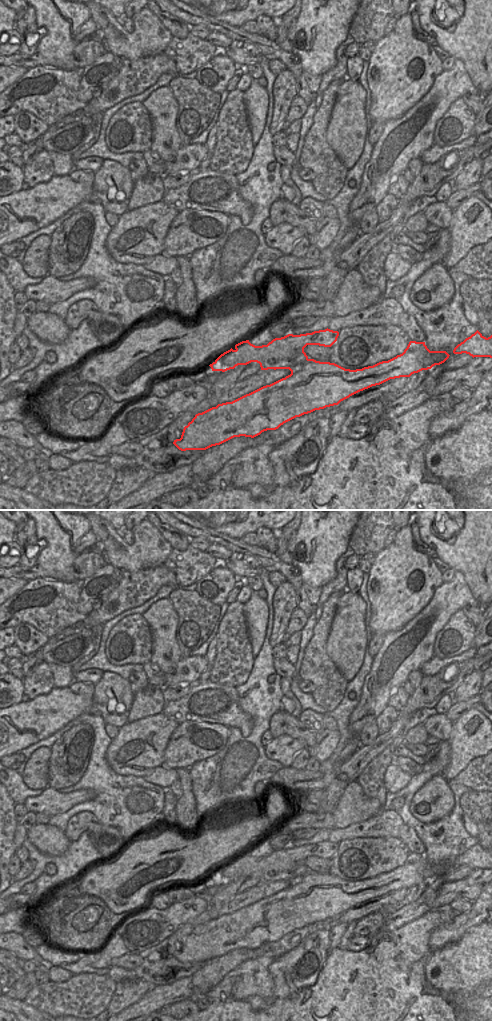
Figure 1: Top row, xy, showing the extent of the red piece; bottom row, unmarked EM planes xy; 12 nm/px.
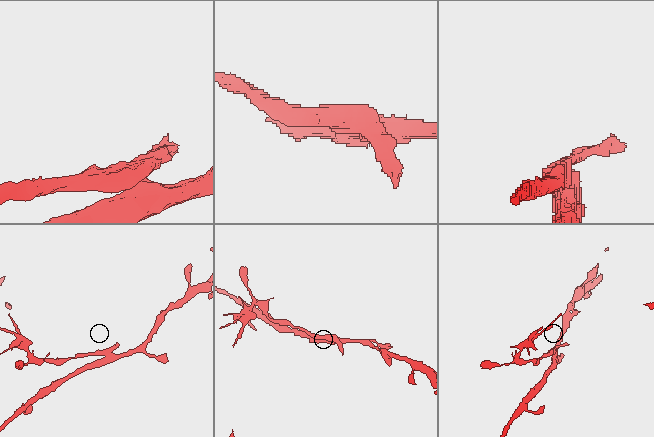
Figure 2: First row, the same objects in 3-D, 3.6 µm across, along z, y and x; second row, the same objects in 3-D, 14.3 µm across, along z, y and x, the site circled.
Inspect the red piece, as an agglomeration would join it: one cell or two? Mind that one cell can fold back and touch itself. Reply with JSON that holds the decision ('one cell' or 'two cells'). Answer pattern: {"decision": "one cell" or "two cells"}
{"decision": "two cells"}

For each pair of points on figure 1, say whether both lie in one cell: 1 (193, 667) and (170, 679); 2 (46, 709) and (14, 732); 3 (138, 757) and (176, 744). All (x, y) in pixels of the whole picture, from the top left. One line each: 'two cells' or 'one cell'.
1: one cell
2: one cell
3: two cells

